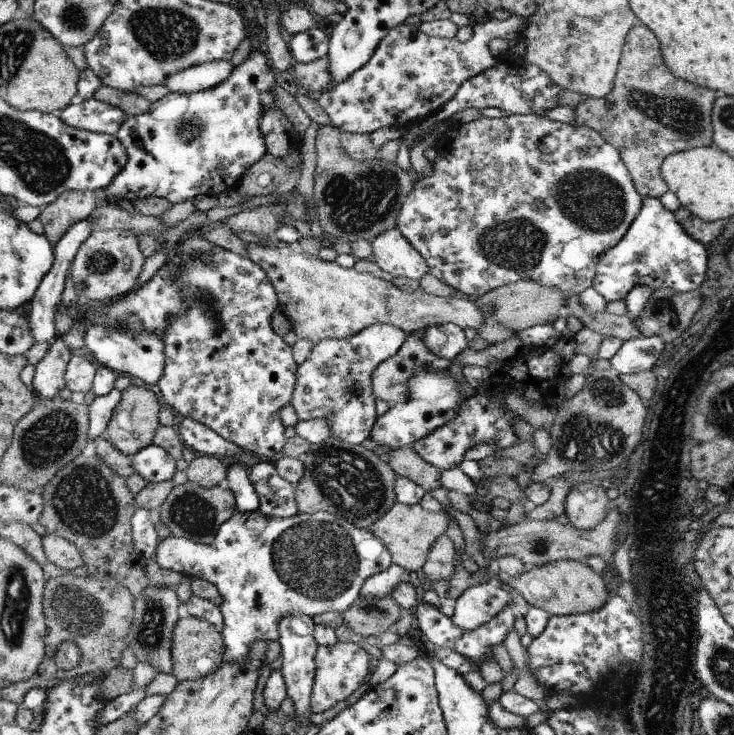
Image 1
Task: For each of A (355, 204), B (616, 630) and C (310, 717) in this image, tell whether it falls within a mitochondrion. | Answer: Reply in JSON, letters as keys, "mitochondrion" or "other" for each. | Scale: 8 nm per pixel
{"A":"mitochondrion","B":"other","C":"other"}

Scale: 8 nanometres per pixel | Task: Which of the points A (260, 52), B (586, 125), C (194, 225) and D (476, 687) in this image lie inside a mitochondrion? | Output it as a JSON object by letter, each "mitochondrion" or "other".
{"A":"other","B":"other","C":"other","D":"other"}

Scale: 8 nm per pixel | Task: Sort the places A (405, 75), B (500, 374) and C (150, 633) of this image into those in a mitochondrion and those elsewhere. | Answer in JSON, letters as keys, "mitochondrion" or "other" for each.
{"A":"mitochondrion","B":"other","C":"mitochondrion"}

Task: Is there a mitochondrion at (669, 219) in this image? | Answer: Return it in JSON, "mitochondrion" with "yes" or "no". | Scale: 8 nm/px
{"mitochondrion":"no"}

